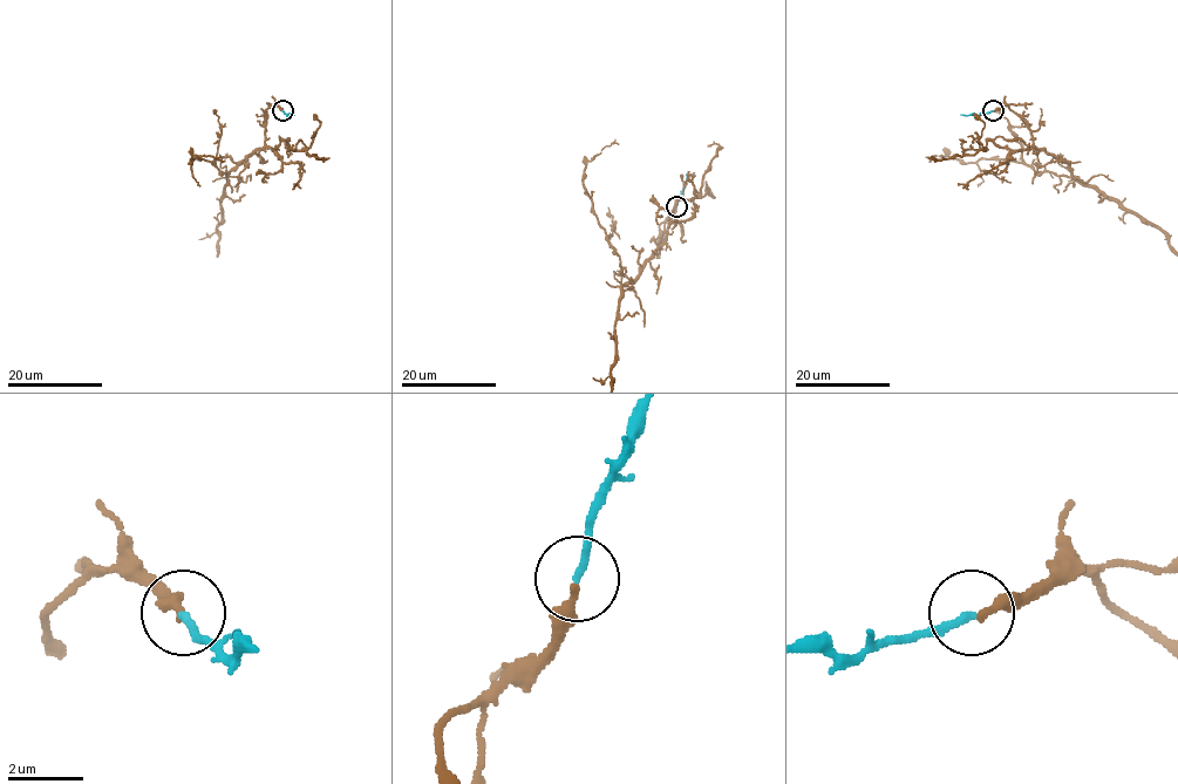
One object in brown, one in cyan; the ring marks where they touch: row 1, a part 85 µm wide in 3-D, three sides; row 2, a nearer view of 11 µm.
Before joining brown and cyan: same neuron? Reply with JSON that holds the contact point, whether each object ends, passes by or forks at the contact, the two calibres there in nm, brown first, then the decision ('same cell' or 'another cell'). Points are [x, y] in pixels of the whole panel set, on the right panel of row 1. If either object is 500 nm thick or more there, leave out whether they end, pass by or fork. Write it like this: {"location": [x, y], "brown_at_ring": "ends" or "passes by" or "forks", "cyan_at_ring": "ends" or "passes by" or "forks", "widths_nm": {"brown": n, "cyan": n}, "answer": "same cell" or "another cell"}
{"location": [993, 110], "brown_at_ring": "ends", "cyan_at_ring": "ends", "widths_nm": {"brown": 240, "cyan": 200}, "answer": "same cell"}

